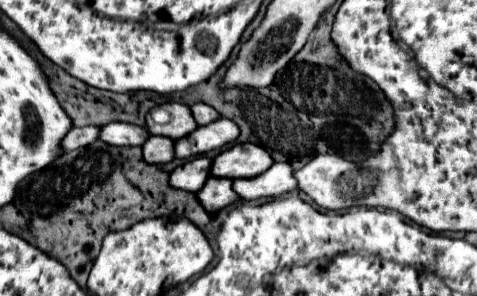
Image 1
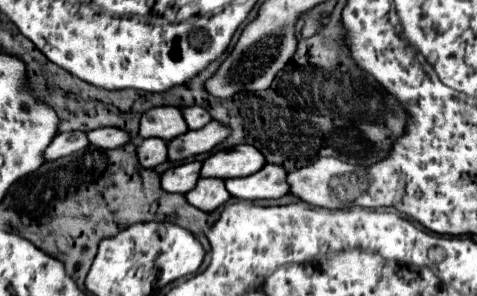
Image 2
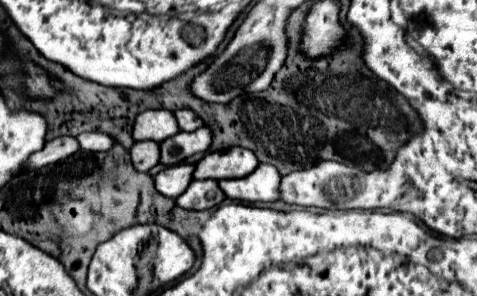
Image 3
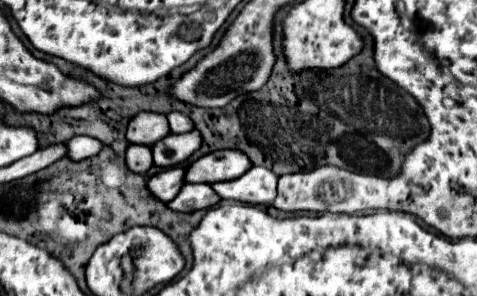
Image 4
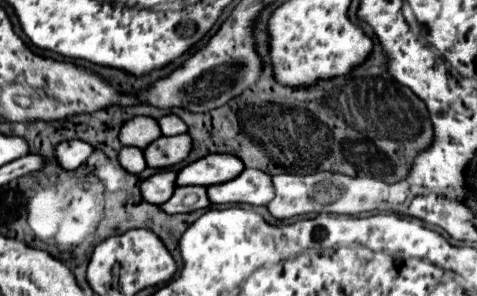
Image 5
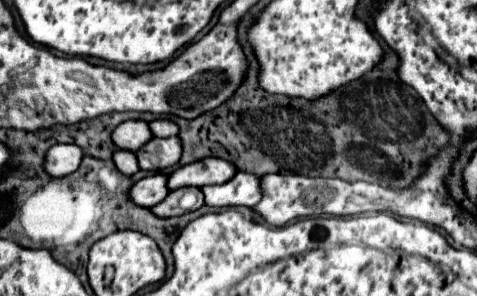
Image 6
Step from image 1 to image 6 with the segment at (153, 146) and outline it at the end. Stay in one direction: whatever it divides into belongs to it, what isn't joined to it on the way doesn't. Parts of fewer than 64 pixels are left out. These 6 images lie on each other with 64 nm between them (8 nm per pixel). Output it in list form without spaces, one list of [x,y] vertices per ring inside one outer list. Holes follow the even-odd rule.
[[[116,150],[114,152],[114,164],[126,176],[132,176],[132,174],[136,174],[140,170],[136,154],[130,152],[130,150]]]

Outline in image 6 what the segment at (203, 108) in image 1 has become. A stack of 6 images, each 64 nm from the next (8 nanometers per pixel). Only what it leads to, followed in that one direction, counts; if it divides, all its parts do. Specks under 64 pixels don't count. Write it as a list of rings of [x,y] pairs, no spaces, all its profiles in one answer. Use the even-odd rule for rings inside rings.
[[[158,118],[154,122],[150,122],[150,128],[154,132],[154,136],[158,138],[168,138],[168,136],[176,136],[180,132],[180,126],[168,118]]]

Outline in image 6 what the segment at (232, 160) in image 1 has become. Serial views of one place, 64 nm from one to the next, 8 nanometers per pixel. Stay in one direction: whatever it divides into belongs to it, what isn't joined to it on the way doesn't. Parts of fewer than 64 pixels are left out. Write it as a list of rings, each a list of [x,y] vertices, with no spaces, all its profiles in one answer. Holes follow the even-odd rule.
[[[208,156],[204,160],[198,160],[198,162],[192,162],[192,164],[186,164],[178,170],[174,170],[168,178],[168,188],[176,190],[182,186],[202,188],[208,184],[224,184],[224,182],[232,180],[232,176],[236,172],[238,172],[238,168],[232,162],[228,162],[224,158]]]

